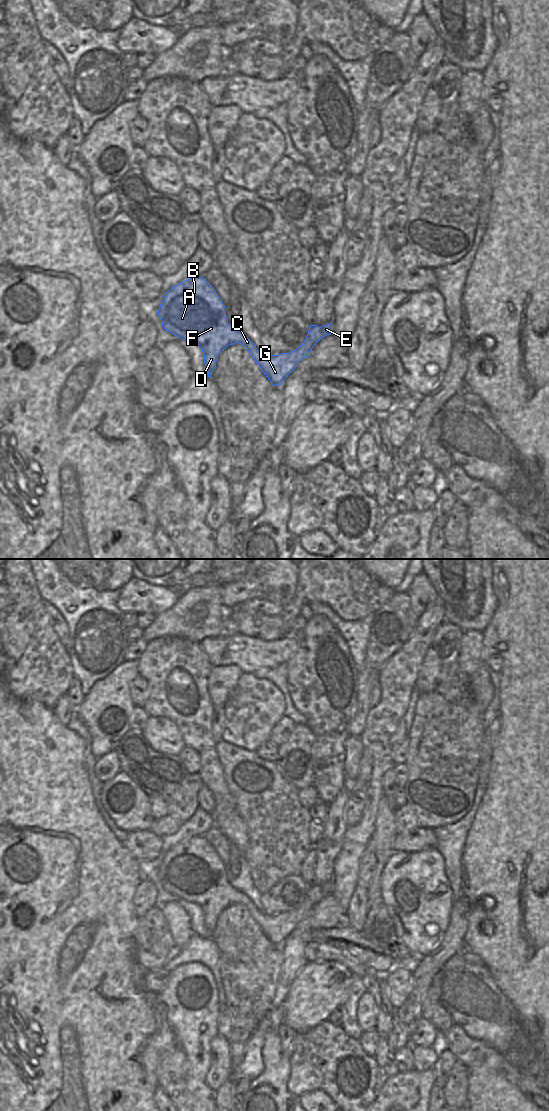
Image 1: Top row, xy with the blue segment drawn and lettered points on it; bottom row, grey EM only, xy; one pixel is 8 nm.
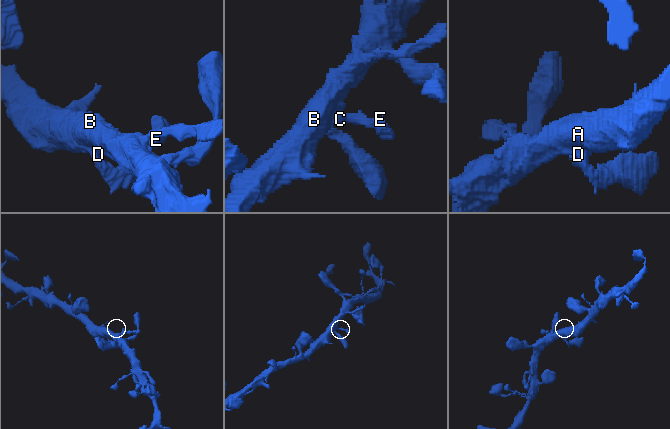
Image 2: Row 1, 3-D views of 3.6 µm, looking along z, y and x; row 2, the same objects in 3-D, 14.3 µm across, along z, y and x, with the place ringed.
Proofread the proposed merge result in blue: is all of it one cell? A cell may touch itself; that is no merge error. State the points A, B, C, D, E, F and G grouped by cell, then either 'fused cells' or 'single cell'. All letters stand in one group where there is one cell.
groups A B C D E F G; single cell

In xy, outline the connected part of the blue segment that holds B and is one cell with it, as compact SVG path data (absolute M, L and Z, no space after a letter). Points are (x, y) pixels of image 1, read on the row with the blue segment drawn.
M191 277L167 291L160 304L158 316L166 331L189 343L195 343L202 348L208 377L212 377L218 356L229 345L239 343L248 350L273 386L281 385L305 357L310 357L312 348L323 337L332 333L332 323L321 327L310 325L304 342L297 349L279 355L265 355L256 348L254 343L246 335L237 331L228 322L226 308L222 300L212 285L203 277Z

